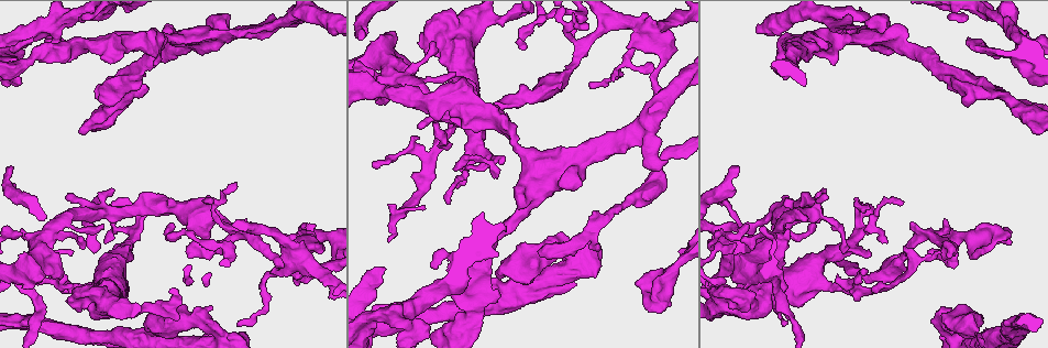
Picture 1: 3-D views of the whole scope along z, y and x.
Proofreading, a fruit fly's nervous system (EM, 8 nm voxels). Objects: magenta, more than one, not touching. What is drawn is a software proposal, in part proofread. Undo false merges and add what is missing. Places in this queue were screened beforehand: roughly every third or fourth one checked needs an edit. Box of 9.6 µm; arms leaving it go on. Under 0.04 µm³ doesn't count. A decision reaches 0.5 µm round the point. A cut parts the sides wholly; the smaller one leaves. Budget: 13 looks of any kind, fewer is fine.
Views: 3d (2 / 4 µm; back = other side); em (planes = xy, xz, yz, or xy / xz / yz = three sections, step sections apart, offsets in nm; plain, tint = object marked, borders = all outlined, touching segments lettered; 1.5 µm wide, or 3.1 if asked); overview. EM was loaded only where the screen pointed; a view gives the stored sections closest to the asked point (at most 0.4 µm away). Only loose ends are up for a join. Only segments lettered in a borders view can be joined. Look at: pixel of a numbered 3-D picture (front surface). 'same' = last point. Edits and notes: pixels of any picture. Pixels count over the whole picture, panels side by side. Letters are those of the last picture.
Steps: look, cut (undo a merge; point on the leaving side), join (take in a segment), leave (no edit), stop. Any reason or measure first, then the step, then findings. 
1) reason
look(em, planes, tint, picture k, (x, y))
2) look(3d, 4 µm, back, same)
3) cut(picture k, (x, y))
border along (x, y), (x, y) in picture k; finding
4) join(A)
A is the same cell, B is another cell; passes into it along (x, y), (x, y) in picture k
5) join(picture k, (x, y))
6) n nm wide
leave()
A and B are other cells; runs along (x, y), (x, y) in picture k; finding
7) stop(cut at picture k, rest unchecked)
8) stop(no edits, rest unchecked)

four-way junction
look(3d, 4 µm, picture 1, (744, 248))

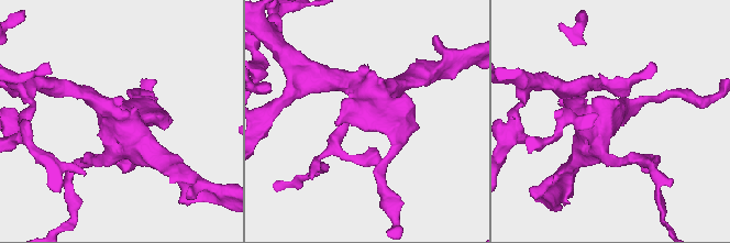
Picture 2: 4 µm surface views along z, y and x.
shape alone is not enough
look(em, xz, step 8, tint, picture 2, (129, 120))

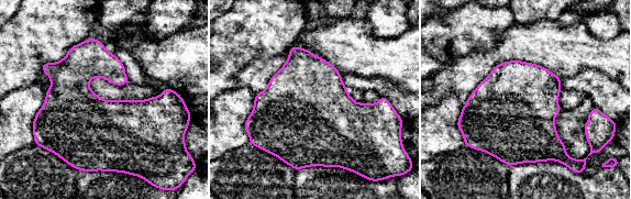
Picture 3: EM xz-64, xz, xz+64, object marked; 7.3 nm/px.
look(em, xy, step 8, borders, same)

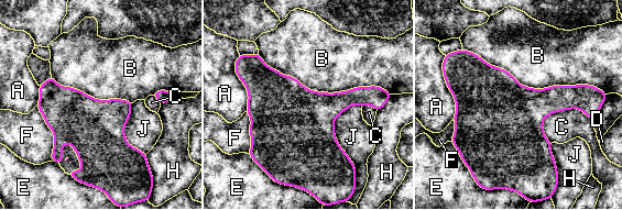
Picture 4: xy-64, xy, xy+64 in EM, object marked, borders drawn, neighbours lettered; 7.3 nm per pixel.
leave()
A, B, C, D, E, F, H and J are other cells; continuous, no second neuron

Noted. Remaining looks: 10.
free end
look(3d, 2 µm, picture 1, (947, 221))

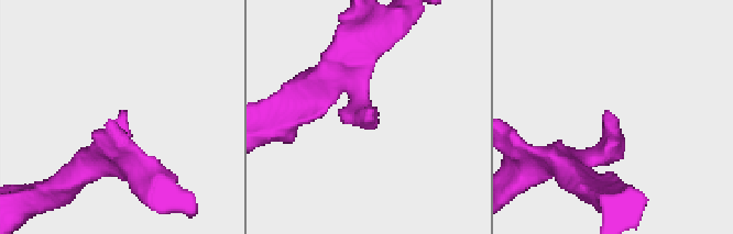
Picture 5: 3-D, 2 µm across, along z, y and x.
look(em, xy, step 8, borders, picture 5, (125, 113))

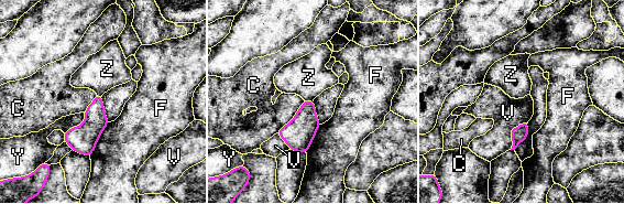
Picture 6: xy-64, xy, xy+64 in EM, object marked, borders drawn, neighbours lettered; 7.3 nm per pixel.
leave()
C, F, V, Y and Z are other cells; border along (304, 99), (313, 100) in picture 6; none of them fits

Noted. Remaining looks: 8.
branch stops here
look(em, planes, plain, picture 1, (212, 308))

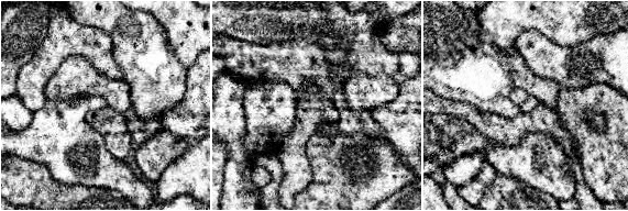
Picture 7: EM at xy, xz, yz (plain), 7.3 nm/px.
what lies round it
look(em, planes, borders, same)

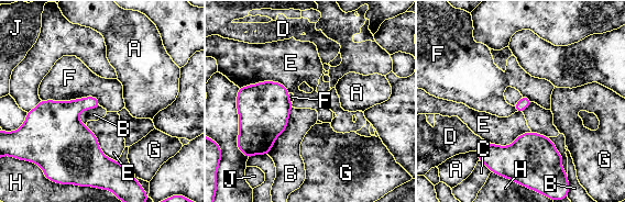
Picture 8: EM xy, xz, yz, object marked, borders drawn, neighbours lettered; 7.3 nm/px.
F touches over 440 nm
leave()
A, B, C, D, E, F, G, H and J are other cells; no lettered segment goes on from it

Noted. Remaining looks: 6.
free end
look(em, planes, borders, picture 1, (65, 275))

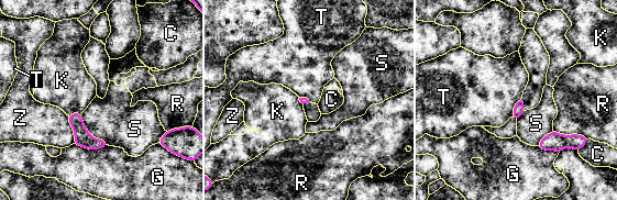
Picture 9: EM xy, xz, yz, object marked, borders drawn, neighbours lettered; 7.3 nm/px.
leave()
C, G, K, R, S, T and Z are other cells; border along (521, 96), (514, 107), (511, 117) in picture 9; no lettered segment goes on from it

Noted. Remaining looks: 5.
narrows sharply
look(3d, 4 µm, picture 1, (29, 61))

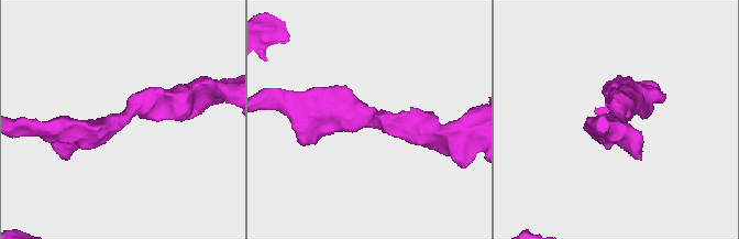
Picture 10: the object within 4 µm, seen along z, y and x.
arms of 360, 400 nm; now the EM
look(em, planes, borders, picture 10, (372, 118))

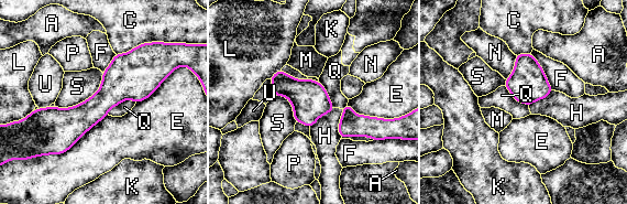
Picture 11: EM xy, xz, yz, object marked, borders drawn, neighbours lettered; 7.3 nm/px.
150 nm wide
leave()
A, C, E, F, H, K, L, M, N, P, Q, S and U are other cells; runs along (160, 78), (124, 78), (83, 117), (34, 116) in picture 11; one neuron here

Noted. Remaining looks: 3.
stop(no edits, rest unchecked)

